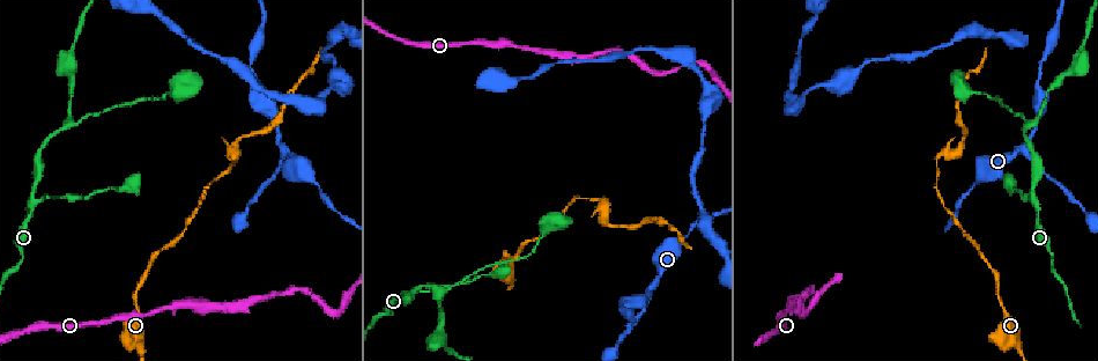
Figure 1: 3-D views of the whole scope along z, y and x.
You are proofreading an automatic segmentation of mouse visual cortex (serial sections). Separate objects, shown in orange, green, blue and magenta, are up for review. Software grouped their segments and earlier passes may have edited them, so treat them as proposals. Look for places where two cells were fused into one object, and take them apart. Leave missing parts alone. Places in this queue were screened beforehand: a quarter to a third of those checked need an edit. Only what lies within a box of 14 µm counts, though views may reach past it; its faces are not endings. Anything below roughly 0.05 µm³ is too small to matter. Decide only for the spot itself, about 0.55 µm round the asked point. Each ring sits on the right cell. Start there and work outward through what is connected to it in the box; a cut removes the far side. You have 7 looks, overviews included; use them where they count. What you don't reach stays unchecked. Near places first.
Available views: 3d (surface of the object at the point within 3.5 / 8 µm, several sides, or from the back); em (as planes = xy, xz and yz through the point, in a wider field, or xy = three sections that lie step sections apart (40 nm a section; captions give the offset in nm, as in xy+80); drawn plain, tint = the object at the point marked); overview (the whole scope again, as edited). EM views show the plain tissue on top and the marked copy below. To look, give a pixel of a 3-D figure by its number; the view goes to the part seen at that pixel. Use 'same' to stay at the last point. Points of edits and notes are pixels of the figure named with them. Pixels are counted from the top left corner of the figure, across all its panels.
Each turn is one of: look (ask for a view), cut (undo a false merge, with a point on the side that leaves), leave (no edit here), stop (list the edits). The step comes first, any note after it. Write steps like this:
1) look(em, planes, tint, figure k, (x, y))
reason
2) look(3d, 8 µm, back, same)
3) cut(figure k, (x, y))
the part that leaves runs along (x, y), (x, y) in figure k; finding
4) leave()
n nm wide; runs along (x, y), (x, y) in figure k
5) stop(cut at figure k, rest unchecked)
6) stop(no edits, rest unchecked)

look(3d, 3.5 µm, figure 1, (607, 224))
thick turns thin

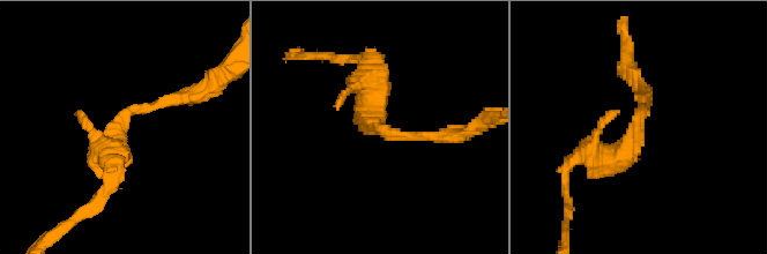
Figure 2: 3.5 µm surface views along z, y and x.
look(em, xy, step 1, tint, figure 2, (121, 130))

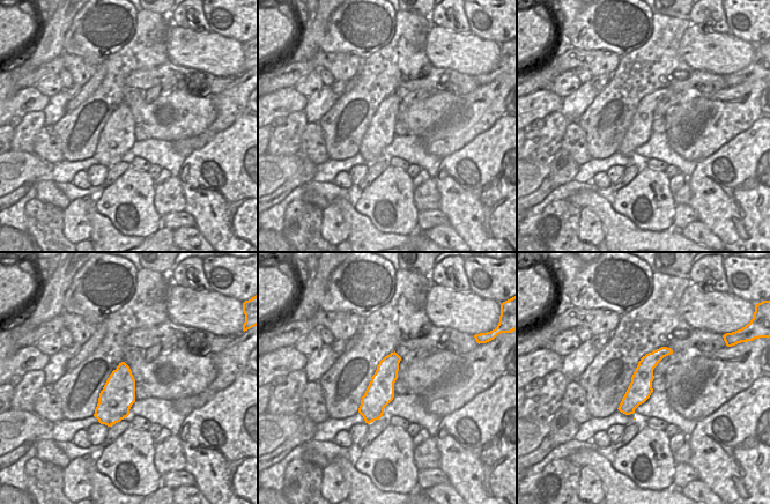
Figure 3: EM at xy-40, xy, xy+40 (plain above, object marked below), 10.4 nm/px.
look(em, xy, step 5, tint, same)

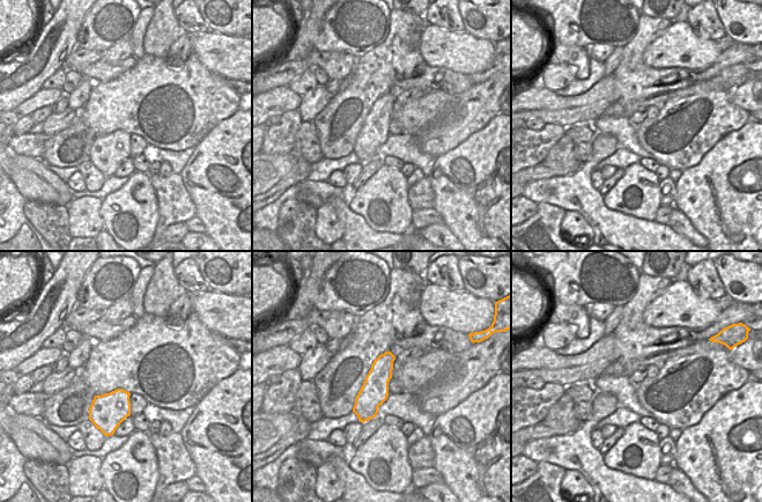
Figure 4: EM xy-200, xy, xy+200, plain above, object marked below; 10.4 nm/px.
leave()
arms of 150, 350 nm; runs along (367, 65), (379, 127), (442, 135) in figure 2; all the same cell

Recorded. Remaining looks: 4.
look(3d, 3.5 µm, back, figure 1, (802, 311))
abrupt turn

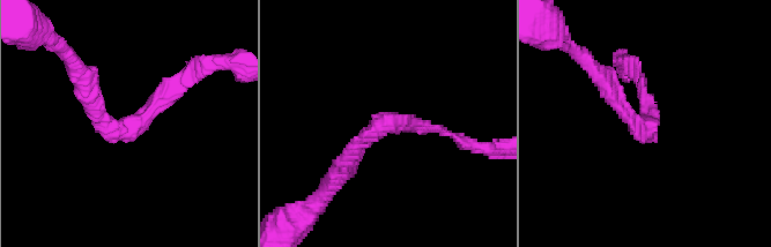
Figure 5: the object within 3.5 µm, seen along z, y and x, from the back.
look(em, xy, step 5, tint, figure 5, (123, 128))
need the tissue

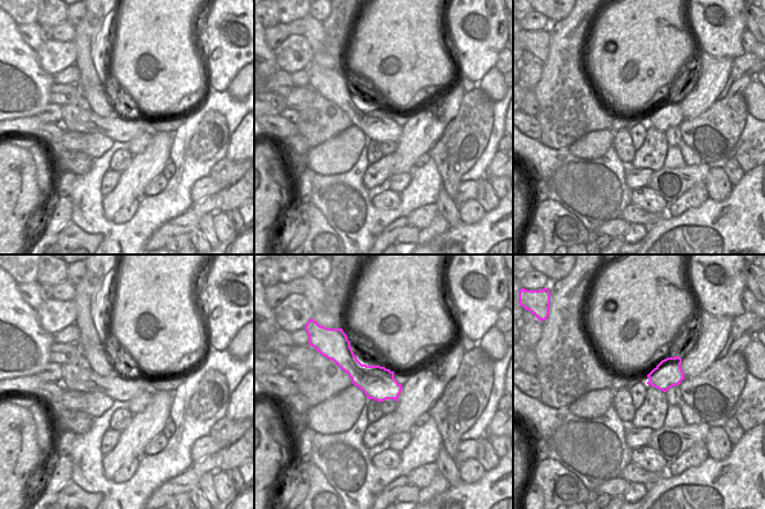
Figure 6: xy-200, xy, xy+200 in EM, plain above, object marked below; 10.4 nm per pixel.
leave()
all the same cell

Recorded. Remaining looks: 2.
look(3d, 3.5 µm, figure 1, (288, 149))
narrows sharply

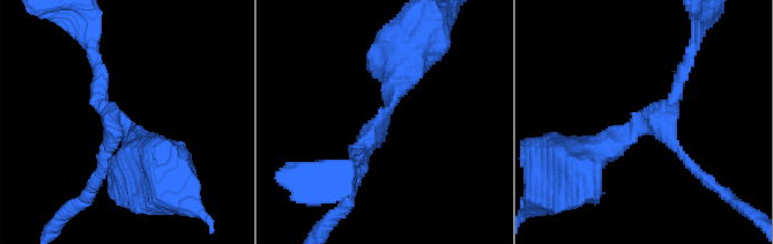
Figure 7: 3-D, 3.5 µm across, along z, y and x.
look(em, xy, step 3, tint, figure 7, (380, 120))

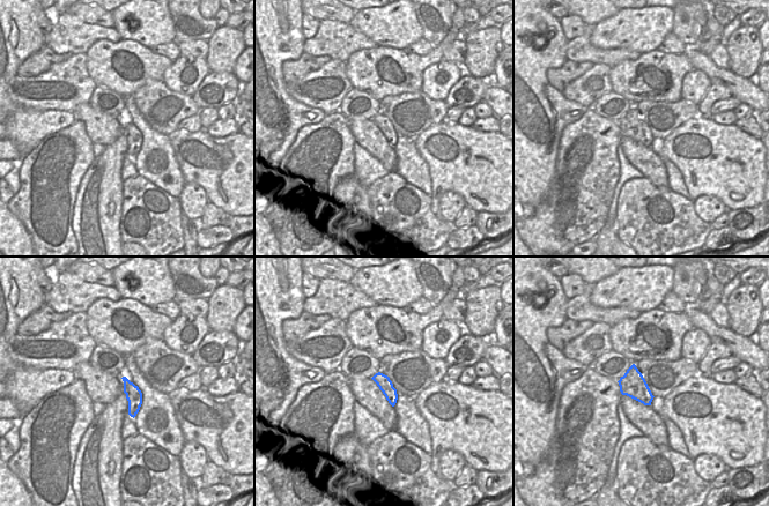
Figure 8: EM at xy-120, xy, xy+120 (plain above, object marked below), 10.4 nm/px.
leave()
150 nm wide; runs along (586, 155), (660, 116), (684, 69) in figure 7; continuous, no second cell

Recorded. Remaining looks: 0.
stop(no edits, rest unchecked)

